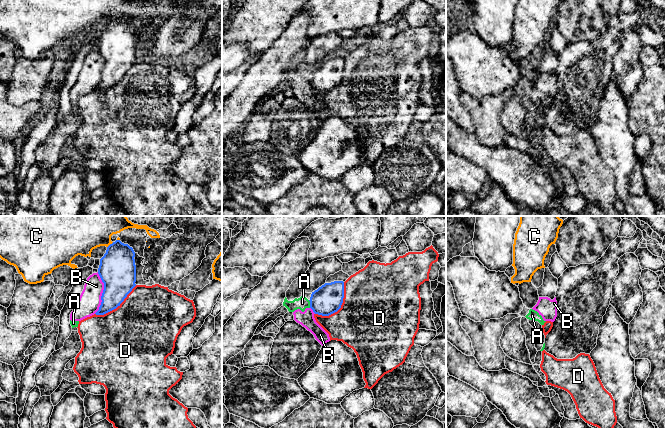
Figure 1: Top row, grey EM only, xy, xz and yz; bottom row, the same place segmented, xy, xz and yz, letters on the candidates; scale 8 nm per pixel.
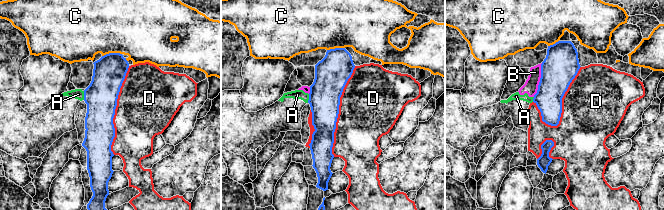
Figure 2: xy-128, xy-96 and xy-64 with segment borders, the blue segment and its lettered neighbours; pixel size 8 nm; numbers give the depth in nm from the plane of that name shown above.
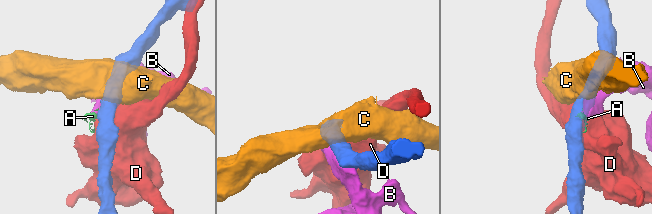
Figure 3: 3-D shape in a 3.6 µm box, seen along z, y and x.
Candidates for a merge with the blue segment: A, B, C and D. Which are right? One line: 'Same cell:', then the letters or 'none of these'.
Same cell: none of these

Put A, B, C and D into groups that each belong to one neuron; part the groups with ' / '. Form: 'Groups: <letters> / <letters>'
Groups: A B / C / D

